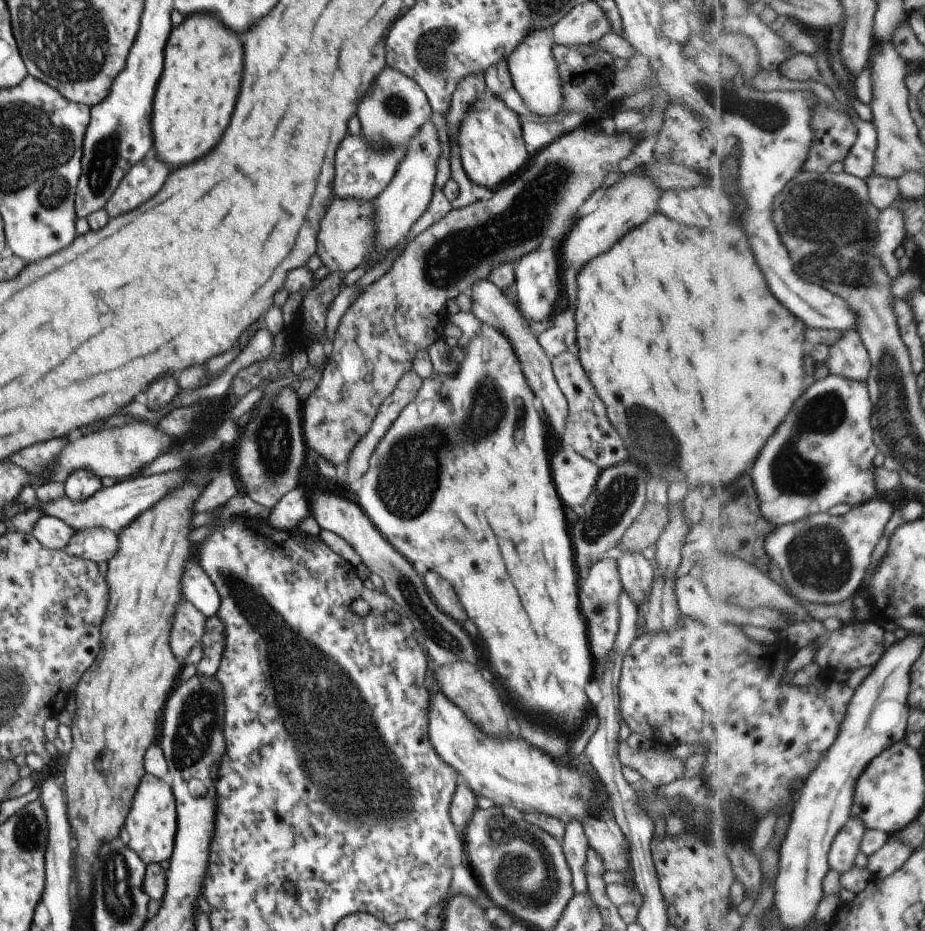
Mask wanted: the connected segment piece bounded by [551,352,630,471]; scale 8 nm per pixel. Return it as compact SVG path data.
M561 352L551 357L551 362L556 382L566 397L569 408L566 428L562 432L564 445L570 446L578 454L594 462L602 471L629 459L630 448L626 446L626 442L622 442L622 434L618 434L618 430L610 422L606 406L590 384L590 378L582 368L580 358Z

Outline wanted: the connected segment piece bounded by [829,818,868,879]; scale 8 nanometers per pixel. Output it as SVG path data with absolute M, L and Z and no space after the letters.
M852 818L848 822L848 826L836 838L829 859L832 869L839 872L841 879L843 875L852 872L853 868L856 867L858 854L863 852L862 842L867 830L864 820Z

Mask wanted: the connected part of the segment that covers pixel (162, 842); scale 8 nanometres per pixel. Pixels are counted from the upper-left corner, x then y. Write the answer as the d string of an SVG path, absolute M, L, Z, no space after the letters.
M150 773L144 774L124 824L124 830L128 834L127 845L142 858L142 862L146 865L160 864L164 860L169 860L175 844L177 820L176 800L171 785Z

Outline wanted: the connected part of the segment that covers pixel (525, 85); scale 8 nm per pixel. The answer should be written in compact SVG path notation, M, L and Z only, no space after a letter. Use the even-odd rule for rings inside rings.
M534 30L522 40L522 44L518 44L518 48L510 54L507 62L512 84L516 92L520 94L524 106L534 116L539 114L540 118L552 118L564 108L562 78L558 74L558 64L556 64L558 58L554 58L552 46L545 30Z

